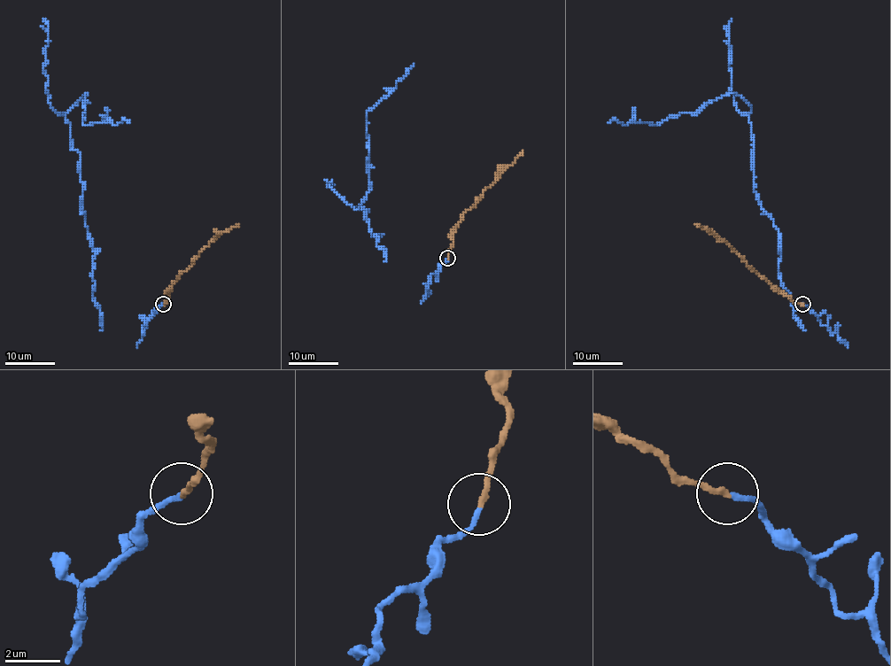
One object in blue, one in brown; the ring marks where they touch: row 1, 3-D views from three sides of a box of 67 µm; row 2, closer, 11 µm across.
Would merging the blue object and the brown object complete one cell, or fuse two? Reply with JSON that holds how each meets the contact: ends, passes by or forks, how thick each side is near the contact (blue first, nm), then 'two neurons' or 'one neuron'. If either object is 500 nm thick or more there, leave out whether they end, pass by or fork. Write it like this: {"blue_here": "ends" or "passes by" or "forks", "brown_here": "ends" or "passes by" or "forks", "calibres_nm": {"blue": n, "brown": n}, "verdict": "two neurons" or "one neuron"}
{"blue_here": "ends", "brown_here": "ends", "calibres_nm": {"blue": 190, "brown": 200}, "verdict": "one neuron"}

